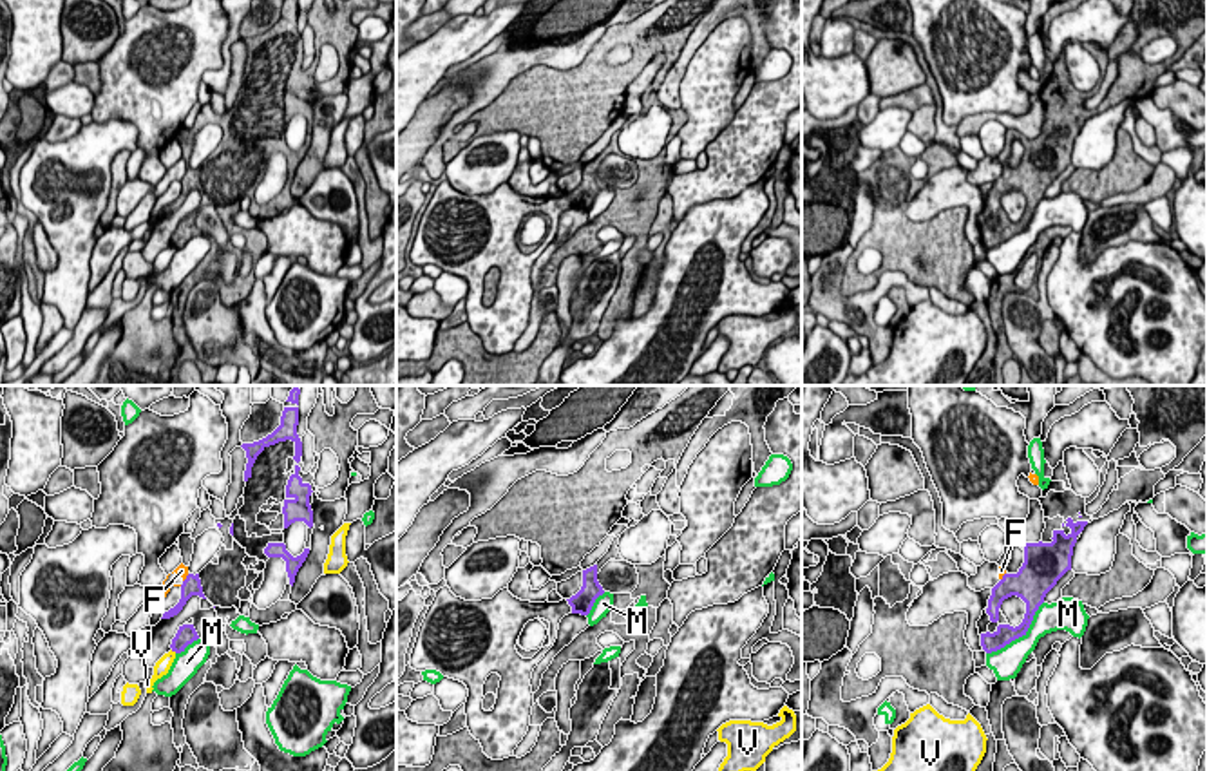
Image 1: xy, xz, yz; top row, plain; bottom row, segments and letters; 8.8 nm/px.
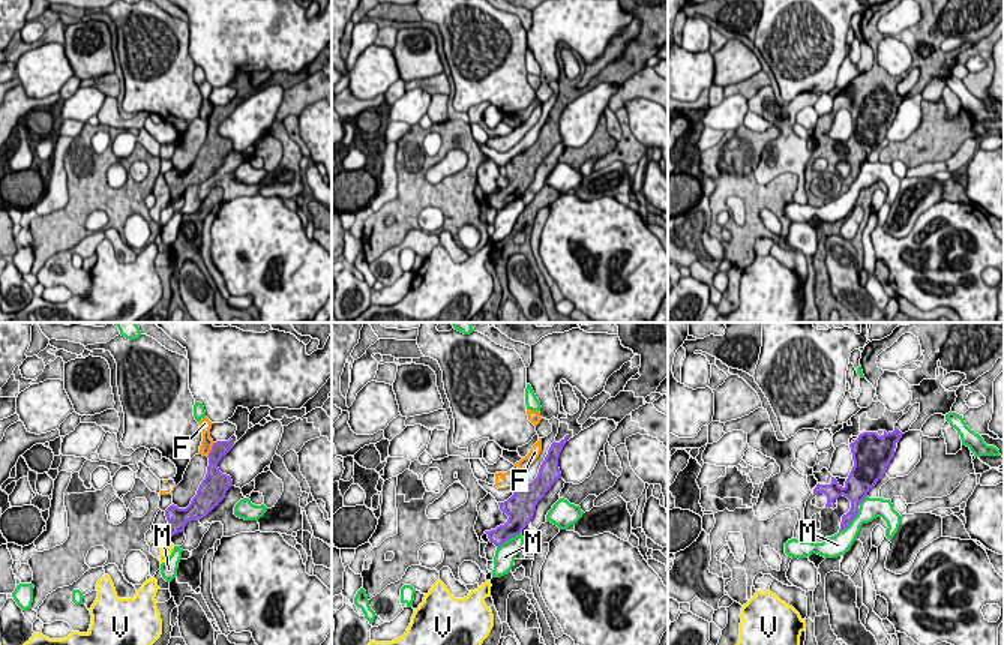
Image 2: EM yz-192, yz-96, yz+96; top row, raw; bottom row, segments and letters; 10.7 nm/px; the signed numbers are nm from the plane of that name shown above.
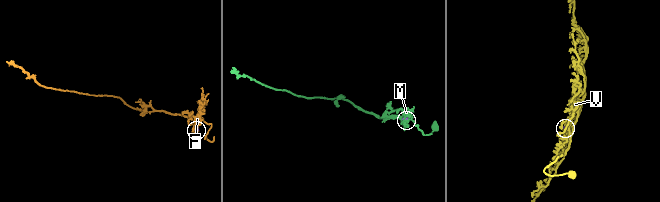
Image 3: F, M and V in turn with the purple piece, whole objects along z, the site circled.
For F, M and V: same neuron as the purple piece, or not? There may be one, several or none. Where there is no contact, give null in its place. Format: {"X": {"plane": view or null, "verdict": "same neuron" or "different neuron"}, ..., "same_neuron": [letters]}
{"F": {"plane": "xy", "verdict": "different neuron"}, "M": {"plane": "yz", "verdict": "different neuron"}, "V": {"plane": "xy", "verdict": "different neuron"}, "same_neuron": []}

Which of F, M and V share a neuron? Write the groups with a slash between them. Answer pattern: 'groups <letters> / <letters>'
groups F / M / V

